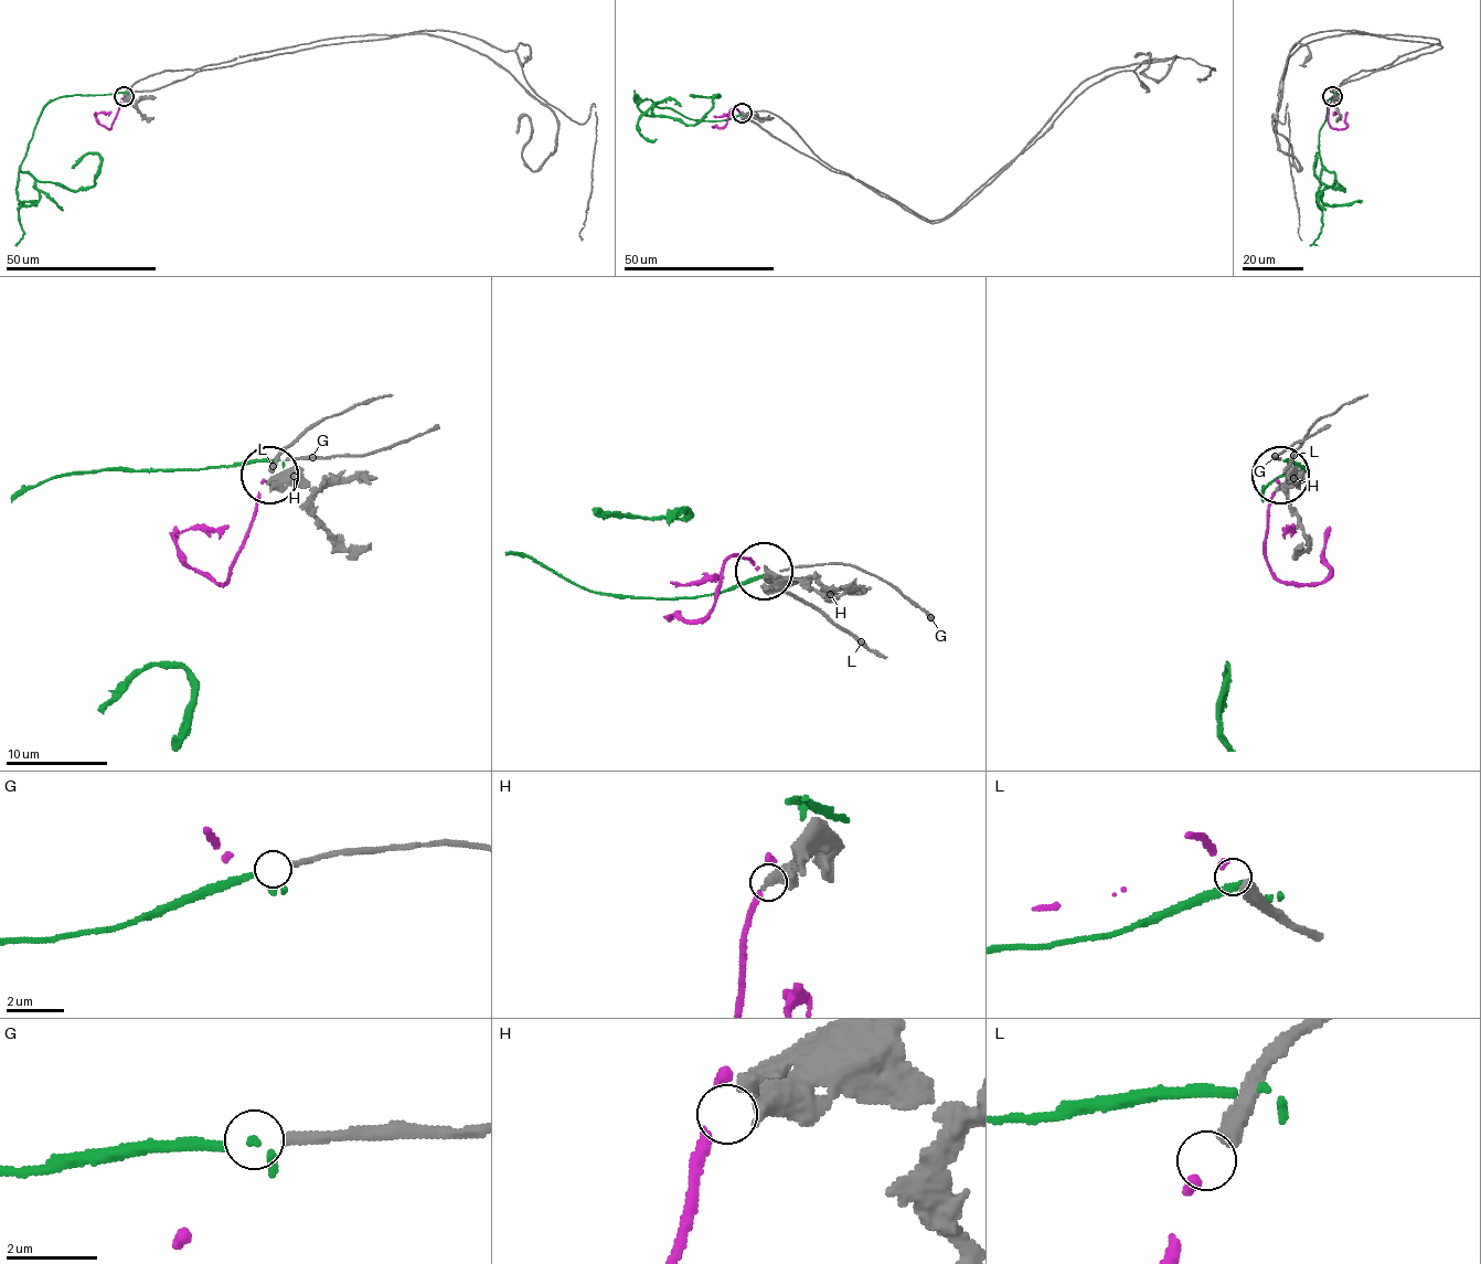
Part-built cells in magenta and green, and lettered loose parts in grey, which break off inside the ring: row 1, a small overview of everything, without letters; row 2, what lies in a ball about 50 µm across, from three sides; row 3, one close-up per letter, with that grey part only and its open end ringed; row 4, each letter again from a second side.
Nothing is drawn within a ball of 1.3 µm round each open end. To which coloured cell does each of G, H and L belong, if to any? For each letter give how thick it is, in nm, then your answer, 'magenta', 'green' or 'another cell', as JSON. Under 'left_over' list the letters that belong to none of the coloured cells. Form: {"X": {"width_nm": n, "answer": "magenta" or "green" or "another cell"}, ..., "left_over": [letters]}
{"G": {"width_nm": 170, "answer": "green"}, "H": {"width_nm": 340, "answer": "another cell"}, "L": {"width_nm": 440, "answer": "magenta"}, "left_over": ["H"]}

